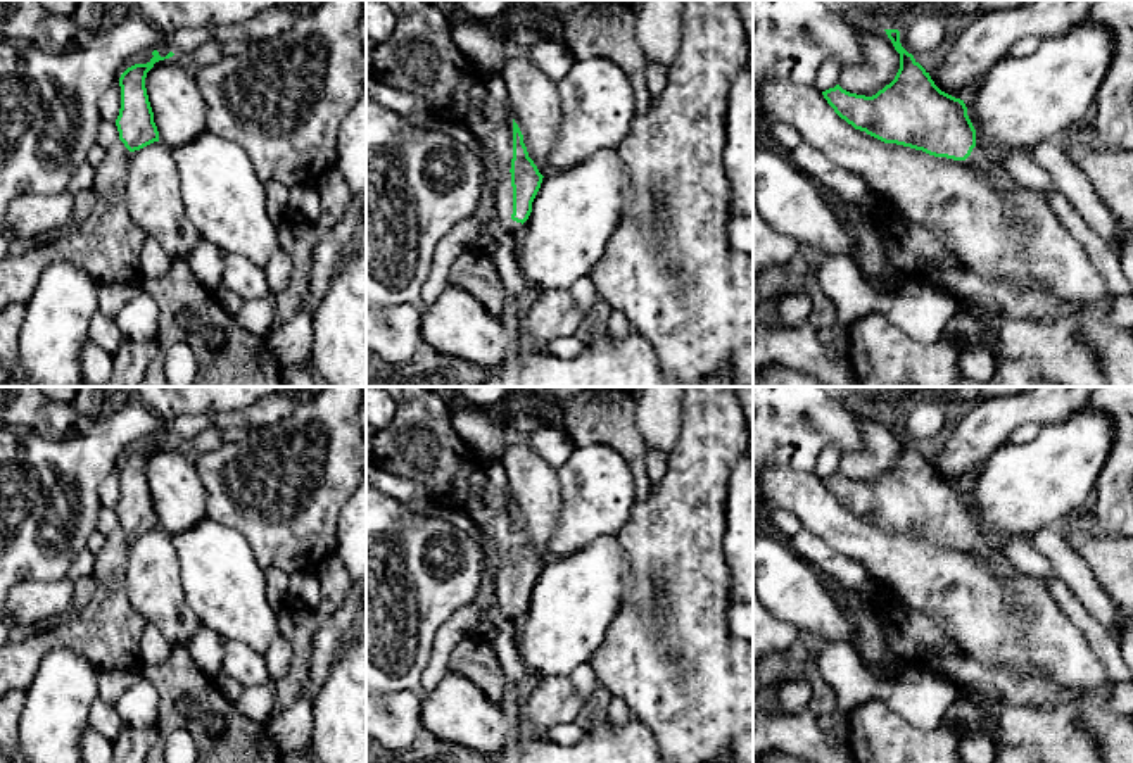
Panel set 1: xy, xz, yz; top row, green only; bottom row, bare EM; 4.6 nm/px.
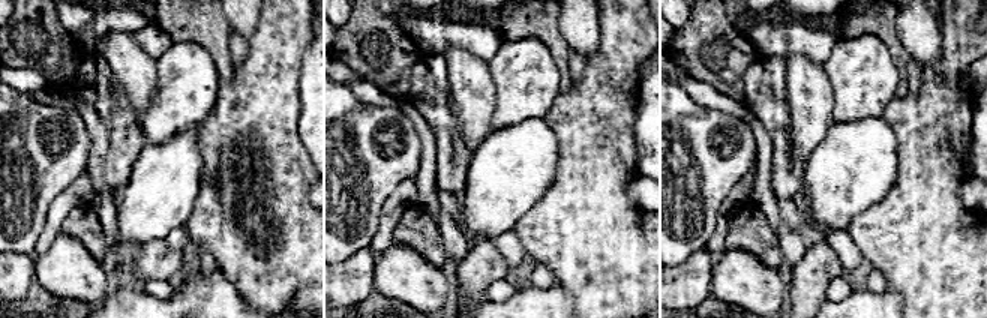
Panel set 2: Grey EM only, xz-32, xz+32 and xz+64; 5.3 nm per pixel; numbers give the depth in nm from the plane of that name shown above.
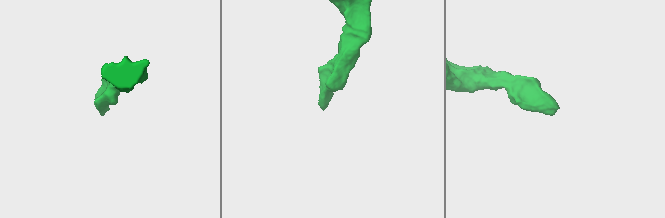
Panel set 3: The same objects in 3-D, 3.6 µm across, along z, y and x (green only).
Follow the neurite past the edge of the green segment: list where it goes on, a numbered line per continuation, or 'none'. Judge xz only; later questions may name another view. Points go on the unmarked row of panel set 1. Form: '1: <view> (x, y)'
1: xz (489, 506)

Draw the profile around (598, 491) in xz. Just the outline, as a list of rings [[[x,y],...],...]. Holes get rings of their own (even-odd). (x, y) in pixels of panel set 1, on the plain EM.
[[[603,444],[575,447],[558,468],[563,506],[551,558],[565,558],[599,537],[617,535],[637,501],[627,461]]]

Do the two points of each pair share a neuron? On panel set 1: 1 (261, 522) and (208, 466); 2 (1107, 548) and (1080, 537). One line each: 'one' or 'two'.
1: one
2: one

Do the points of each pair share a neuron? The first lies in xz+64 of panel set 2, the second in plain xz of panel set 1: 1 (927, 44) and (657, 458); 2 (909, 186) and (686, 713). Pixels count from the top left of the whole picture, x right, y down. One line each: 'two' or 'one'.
1: two
2: one

